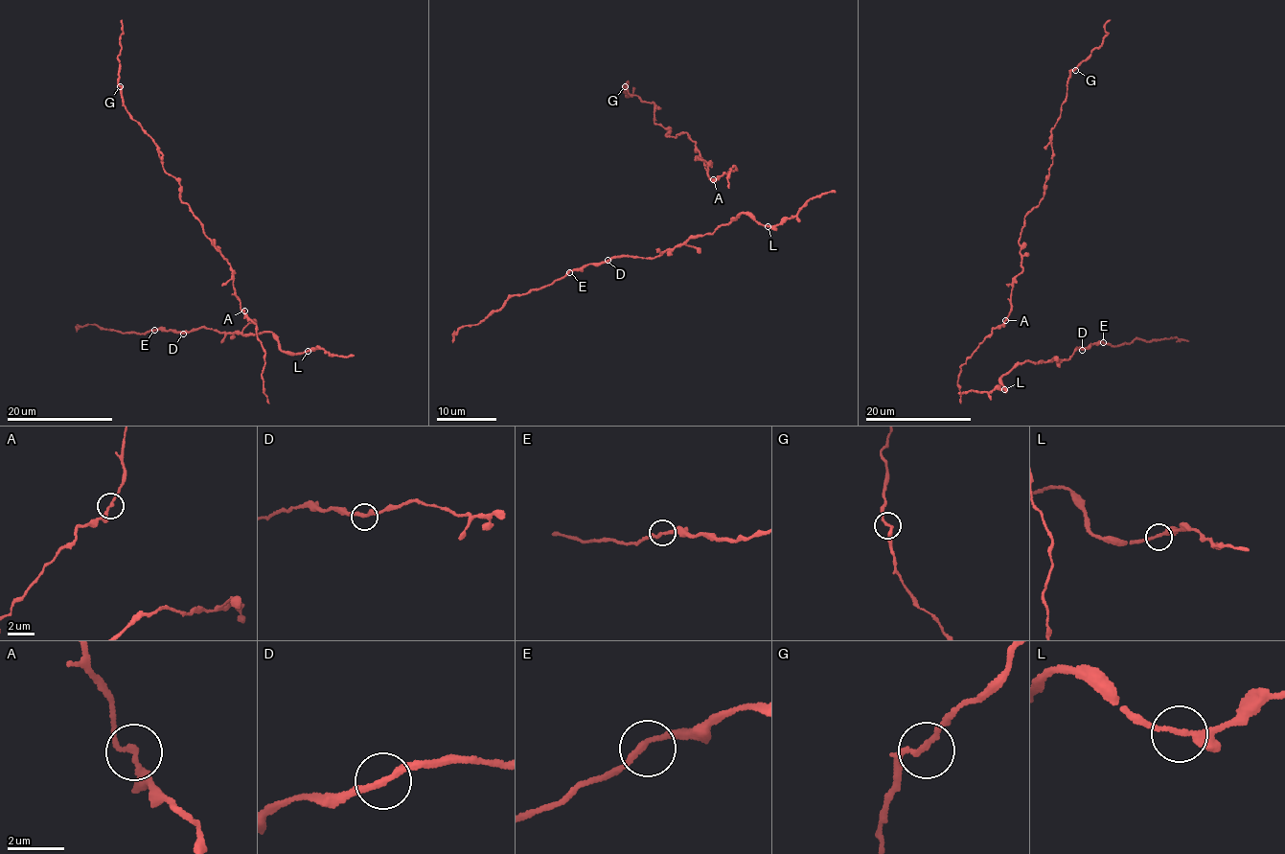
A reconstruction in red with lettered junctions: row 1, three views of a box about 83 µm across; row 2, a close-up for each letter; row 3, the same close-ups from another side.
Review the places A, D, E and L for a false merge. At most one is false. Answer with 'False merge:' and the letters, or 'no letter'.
False merge: no letter

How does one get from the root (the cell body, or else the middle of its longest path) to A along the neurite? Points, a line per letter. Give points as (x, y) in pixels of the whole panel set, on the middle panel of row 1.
A: (725, 173), (713, 179)

